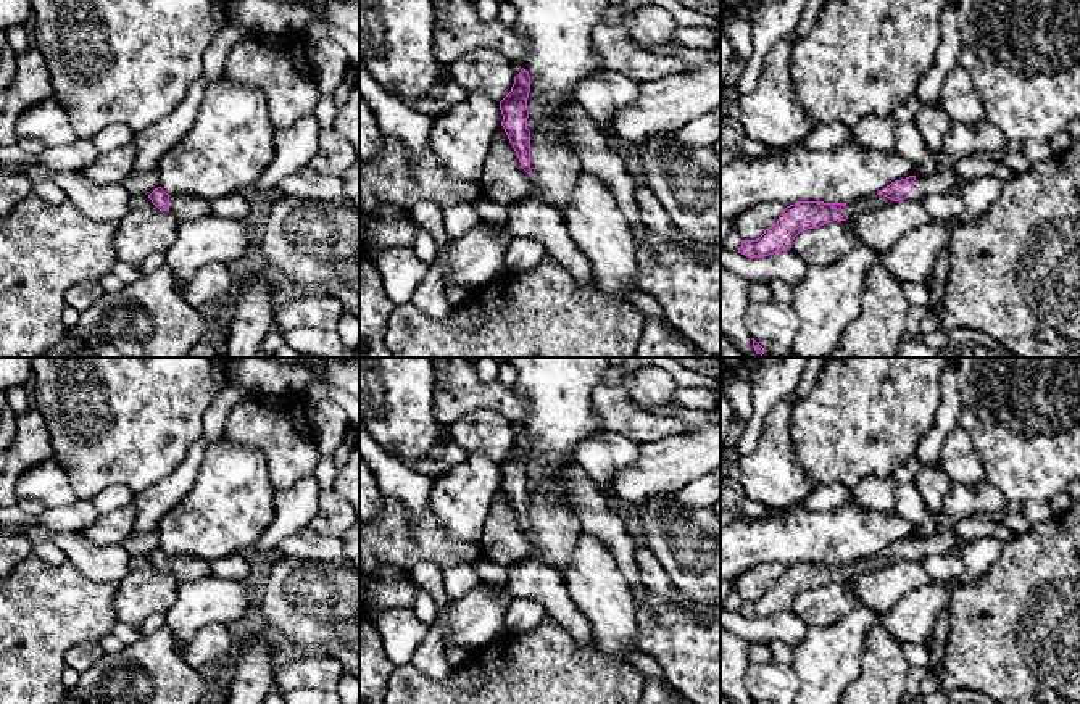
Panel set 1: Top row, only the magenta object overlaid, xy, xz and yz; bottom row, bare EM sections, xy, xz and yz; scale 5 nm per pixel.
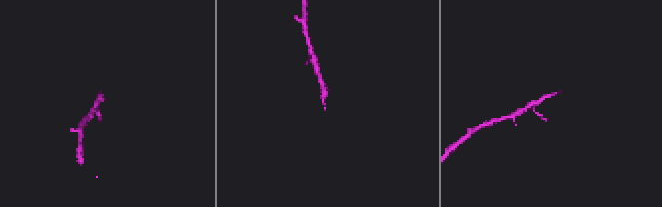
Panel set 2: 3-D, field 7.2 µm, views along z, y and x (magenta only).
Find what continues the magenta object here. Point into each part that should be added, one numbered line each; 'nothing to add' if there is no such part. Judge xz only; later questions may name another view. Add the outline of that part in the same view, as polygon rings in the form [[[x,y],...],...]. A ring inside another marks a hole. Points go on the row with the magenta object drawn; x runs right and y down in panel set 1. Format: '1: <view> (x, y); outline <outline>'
1: xz (555, 166); outline [[[550,111],[543,113],[543,127],[530,132],[530,169],[532,197],[564,216],[580,171],[580,159],[556,130],[556,121]]]

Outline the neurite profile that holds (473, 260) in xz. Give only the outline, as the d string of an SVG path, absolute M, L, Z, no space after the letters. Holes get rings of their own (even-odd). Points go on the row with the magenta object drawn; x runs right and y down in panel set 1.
M480 222L472 230L450 238L432 267L440 272L442 280L450 277L471 293L505 271L505 256L511 238L508 230L493 230L488 224Z

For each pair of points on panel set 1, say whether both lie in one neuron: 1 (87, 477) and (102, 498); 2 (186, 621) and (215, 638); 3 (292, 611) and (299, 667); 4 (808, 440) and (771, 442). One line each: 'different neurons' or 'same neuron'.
1: different neurons
2: different neurons
3: different neurons
4: different neurons

